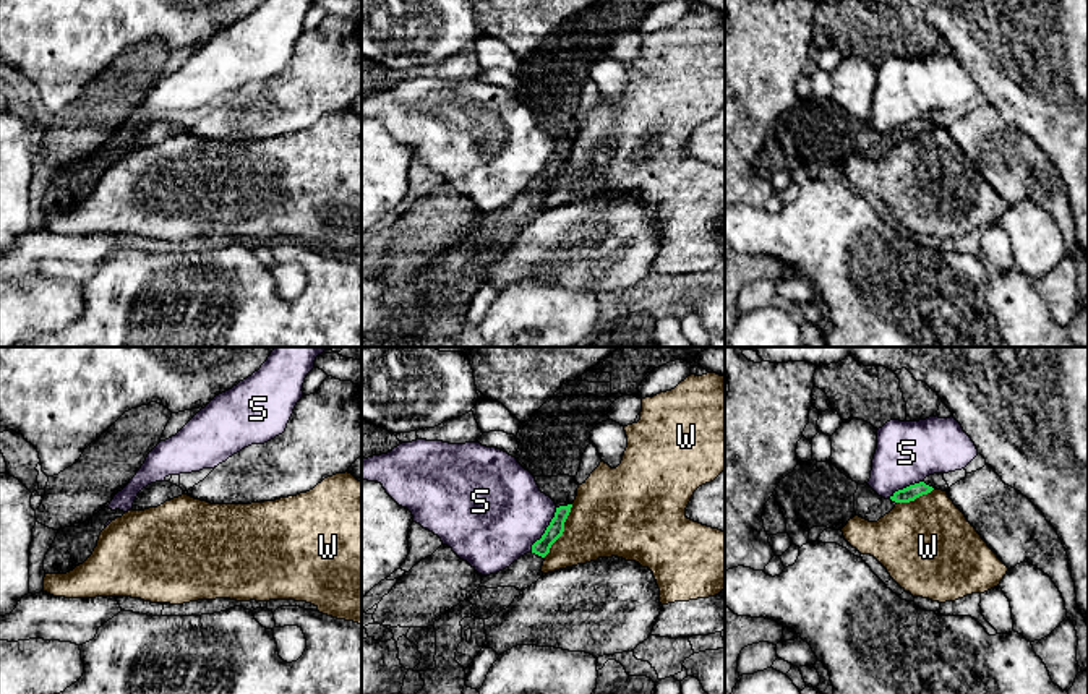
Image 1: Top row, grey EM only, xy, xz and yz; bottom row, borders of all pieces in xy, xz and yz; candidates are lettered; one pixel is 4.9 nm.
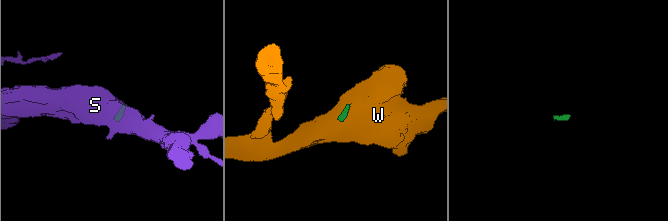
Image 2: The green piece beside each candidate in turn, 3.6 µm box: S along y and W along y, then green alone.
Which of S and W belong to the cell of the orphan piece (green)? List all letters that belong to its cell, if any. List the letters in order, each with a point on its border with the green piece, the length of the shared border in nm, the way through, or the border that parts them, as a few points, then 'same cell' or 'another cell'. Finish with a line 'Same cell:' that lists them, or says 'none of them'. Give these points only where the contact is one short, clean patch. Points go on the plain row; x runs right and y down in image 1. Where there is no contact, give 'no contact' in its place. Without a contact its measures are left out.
S: xz (547, 166) | 260 nm | along xz (556, 145), (545, 169), (531, 187) | another cell
W: xz (563, 167) | 300 nm | along xz (573, 141), (563, 171), (544, 195) | another cell
Same cell: none of them

